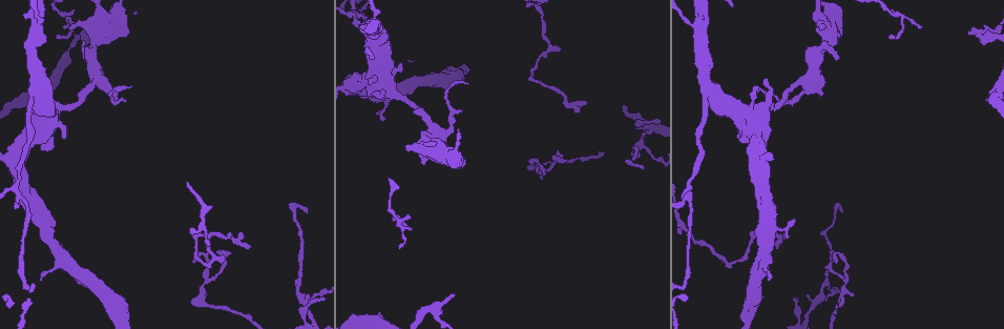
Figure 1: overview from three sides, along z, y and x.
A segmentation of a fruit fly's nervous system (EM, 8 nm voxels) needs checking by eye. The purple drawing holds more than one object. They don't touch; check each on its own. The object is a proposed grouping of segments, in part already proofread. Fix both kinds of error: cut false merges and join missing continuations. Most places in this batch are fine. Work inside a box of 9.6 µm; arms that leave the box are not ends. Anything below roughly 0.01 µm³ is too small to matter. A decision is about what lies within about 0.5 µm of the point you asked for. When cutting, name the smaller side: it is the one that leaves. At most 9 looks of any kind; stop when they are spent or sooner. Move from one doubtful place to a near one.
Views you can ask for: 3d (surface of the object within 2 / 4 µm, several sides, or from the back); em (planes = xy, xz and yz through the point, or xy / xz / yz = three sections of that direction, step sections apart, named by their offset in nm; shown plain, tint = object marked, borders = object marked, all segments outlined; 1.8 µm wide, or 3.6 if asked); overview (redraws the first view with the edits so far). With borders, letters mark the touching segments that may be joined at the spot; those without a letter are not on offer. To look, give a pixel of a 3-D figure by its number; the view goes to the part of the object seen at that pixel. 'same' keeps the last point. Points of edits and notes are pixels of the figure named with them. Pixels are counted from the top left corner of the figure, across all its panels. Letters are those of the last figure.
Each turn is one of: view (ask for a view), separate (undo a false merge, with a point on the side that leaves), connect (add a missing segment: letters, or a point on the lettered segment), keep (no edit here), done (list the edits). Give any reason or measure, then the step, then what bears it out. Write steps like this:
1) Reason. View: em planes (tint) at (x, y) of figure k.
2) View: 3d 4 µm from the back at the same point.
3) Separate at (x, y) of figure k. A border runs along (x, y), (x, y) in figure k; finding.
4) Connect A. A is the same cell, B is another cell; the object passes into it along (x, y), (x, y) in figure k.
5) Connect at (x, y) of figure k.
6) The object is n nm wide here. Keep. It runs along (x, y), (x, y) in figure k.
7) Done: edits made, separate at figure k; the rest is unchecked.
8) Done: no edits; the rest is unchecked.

An open end. View: 3d 2 µm at (836, 263) of figure 1.

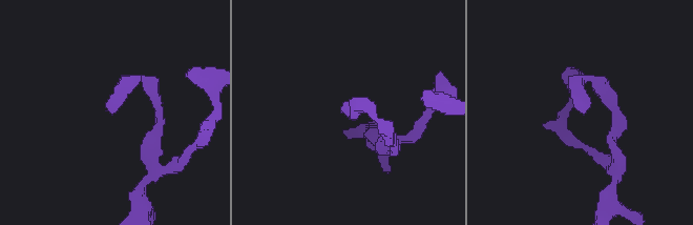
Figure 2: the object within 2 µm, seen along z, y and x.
View: em planes (plain) at (584, 114) of figure 2.

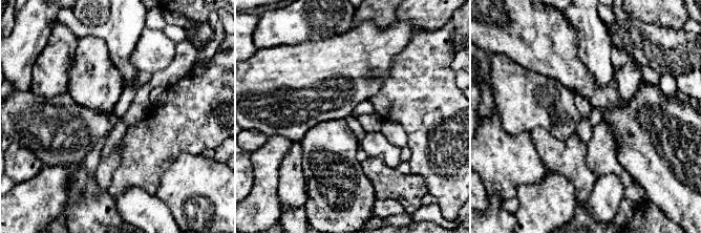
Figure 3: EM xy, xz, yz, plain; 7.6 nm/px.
View: em planes (borders) at the same point.

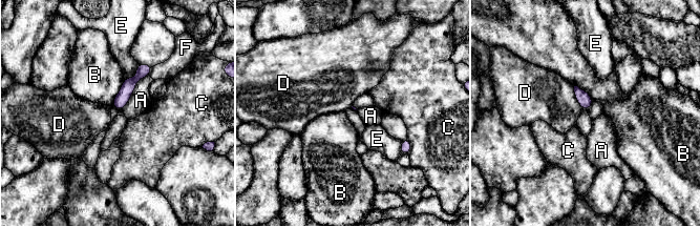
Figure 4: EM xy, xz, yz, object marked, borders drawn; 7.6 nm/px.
Keep. A, B, C, D, E and F are other cells; a border runs along (573, 86), (575, 99), (582, 108) in figure 4; no lettered segment goes on from it.

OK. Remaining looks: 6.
Sharp bend. View: em xy step 16 (borders) at (234, 239) of figure 1.

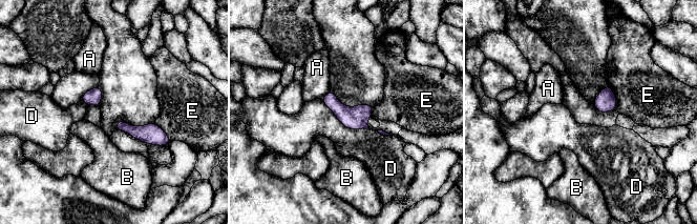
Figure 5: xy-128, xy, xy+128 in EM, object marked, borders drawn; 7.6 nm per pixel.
Keep. A, B, D and E are other cells; a border runs along (320, 99), (344, 126), (368, 129) in figure 5; all the same neuron.

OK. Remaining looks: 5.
Tapers out. View: em xy step 4 (borders) at (840, 210) of figure 1.

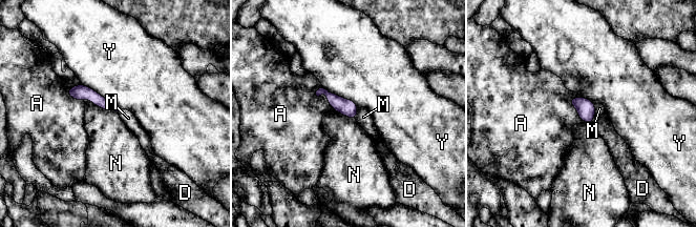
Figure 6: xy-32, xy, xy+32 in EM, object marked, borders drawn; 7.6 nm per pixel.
Another direction. View: em planes (borders) at the same point.

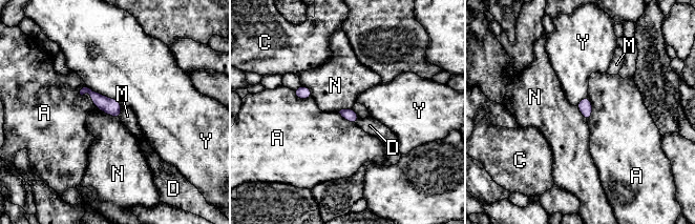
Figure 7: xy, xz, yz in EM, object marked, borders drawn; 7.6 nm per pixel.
The object is 100 nm wide here. Keep. A, C, D, M, N and Y are other cells; a border runs along (100, 109), (120, 120) in figure 7; no lettered segment goes on from it.

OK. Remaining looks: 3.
Tapers out. View: em planes (borders) at (393, 220) of figure 1.

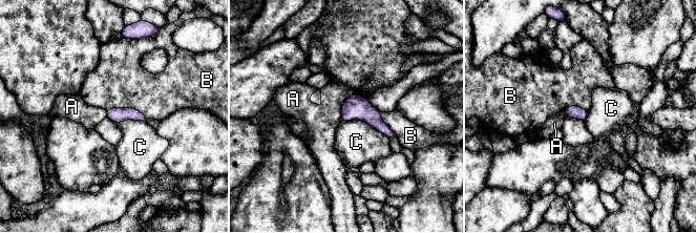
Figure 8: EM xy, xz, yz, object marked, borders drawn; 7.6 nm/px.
Keep. A, B and C are other cells; a border runs along (341, 121), (363, 120), (389, 138) in figure 8; none of them fits.

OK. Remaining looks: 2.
Done: no edits; the rest is unchecked.

